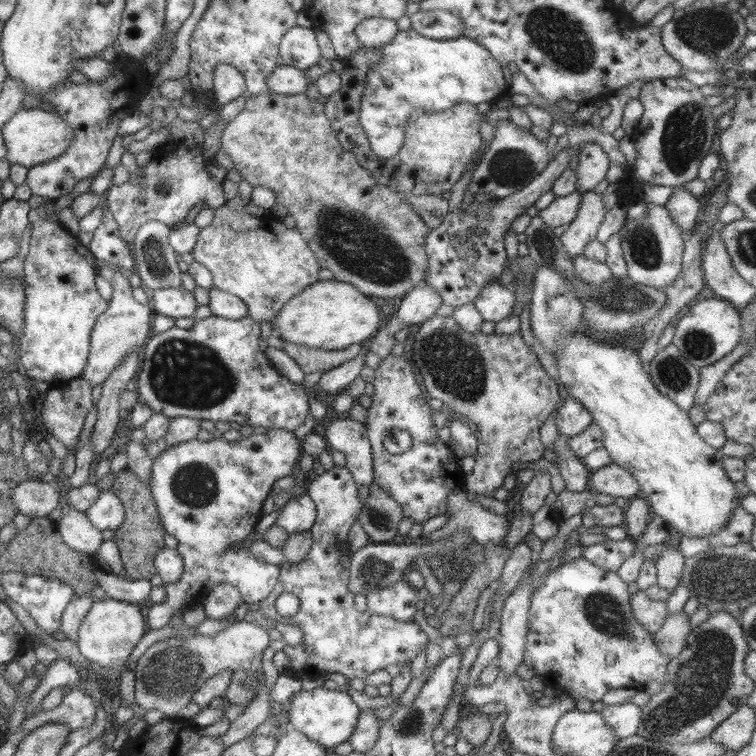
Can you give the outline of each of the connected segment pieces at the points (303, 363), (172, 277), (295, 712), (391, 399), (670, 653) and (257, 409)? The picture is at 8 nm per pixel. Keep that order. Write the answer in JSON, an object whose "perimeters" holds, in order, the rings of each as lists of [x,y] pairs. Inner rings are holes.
{"perimeters":[[[[283,341],[283,352],[287,353],[304,374],[320,371],[325,373],[348,360],[355,358],[362,349],[360,344],[349,344],[341,350],[323,350]]],[[[147,222],[137,230],[135,239],[129,244],[133,271],[139,276],[141,286],[152,290],[182,286],[175,252],[167,241],[170,230],[161,222]]],[[[324,687],[297,691],[288,698],[285,710],[290,729],[299,730],[303,736],[327,750],[349,739],[361,712],[344,690],[328,690]]],[[[387,355],[375,368],[371,407],[367,413],[365,436],[370,442],[372,469],[375,482],[401,506],[403,517],[411,518],[413,523],[426,522],[437,514],[445,514],[445,498],[453,488],[463,486],[464,475],[457,465],[458,458],[451,453],[448,445],[437,436],[425,394],[421,393],[418,377],[413,363],[402,355]],[[393,428],[406,430],[411,437],[411,447],[401,454],[389,454],[383,444]]],[[[682,612],[675,615],[667,614],[663,625],[653,636],[659,653],[663,657],[673,659],[685,647],[691,630],[688,619]]],[[[211,314],[201,320],[194,319],[193,325],[189,329],[181,329],[173,325],[165,332],[150,334],[149,340],[145,343],[145,348],[143,348],[143,365],[140,366],[140,372],[135,378],[135,390],[138,392],[139,399],[145,402],[154,413],[161,413],[168,417],[185,416],[197,420],[209,419],[214,423],[217,420],[222,420],[223,422],[236,422],[239,425],[247,424],[252,428],[262,426],[265,429],[273,428],[295,431],[299,424],[303,423],[304,418],[307,418],[309,410],[305,388],[290,382],[277,372],[272,362],[265,357],[265,353],[259,350],[257,338],[259,338],[259,323],[253,321],[249,315],[237,320],[231,320]]]]}

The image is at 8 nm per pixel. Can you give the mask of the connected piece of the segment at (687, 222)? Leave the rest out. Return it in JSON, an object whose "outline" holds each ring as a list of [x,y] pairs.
{"outline":[[[677,187],[673,189],[664,206],[671,216],[671,221],[680,229],[680,232],[685,237],[691,235],[701,208],[697,197],[683,187]]]}

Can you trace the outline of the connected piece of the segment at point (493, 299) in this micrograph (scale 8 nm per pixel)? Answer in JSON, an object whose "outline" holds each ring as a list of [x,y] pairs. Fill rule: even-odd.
{"outline":[[[499,280],[483,286],[473,300],[473,306],[483,320],[497,322],[512,314],[514,294],[499,283]]]}

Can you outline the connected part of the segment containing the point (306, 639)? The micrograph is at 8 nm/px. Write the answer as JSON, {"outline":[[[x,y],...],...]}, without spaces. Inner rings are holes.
{"outline":[[[345,465],[333,466],[321,475],[307,478],[305,488],[316,510],[310,528],[313,544],[302,562],[279,566],[273,591],[258,606],[258,612],[275,623],[296,625],[303,634],[301,644],[282,648],[289,659],[286,674],[301,681],[321,678],[327,672],[338,672],[347,680],[365,680],[367,674],[385,669],[387,664],[411,662],[428,643],[419,626],[413,621],[400,622],[387,616],[373,615],[369,610],[358,612],[353,605],[354,597],[347,589],[351,553],[347,535],[362,506],[351,472]],[[282,593],[291,593],[299,599],[299,611],[293,617],[283,618],[275,611],[275,599]]]}

